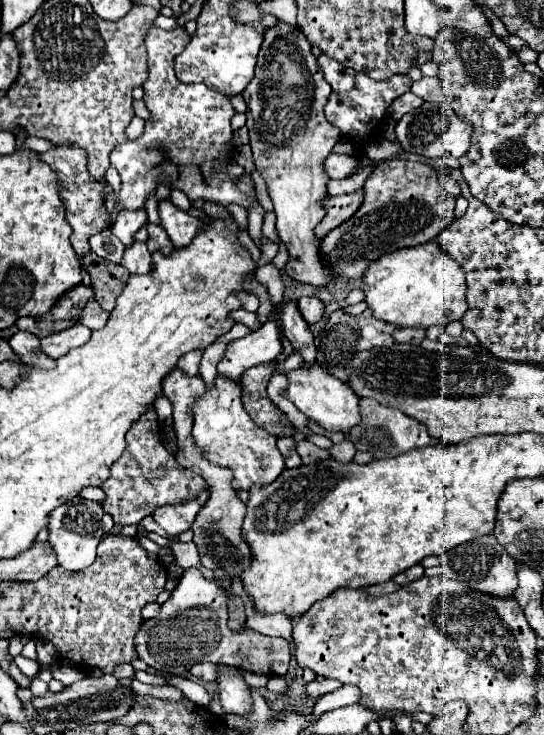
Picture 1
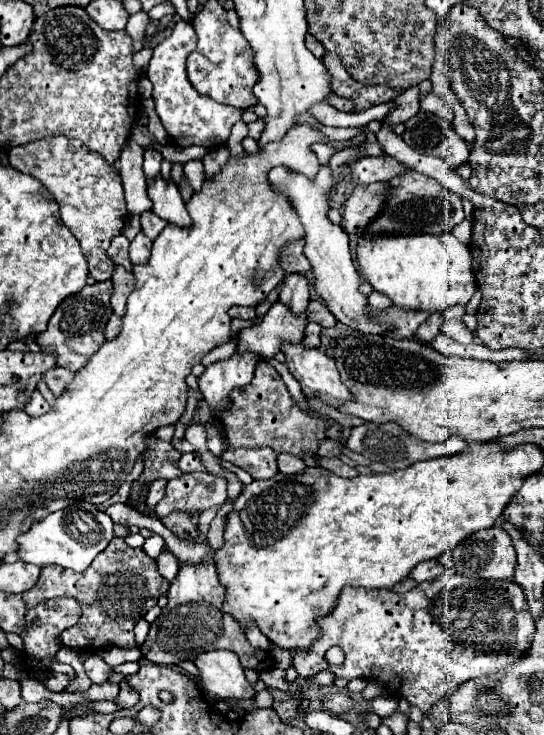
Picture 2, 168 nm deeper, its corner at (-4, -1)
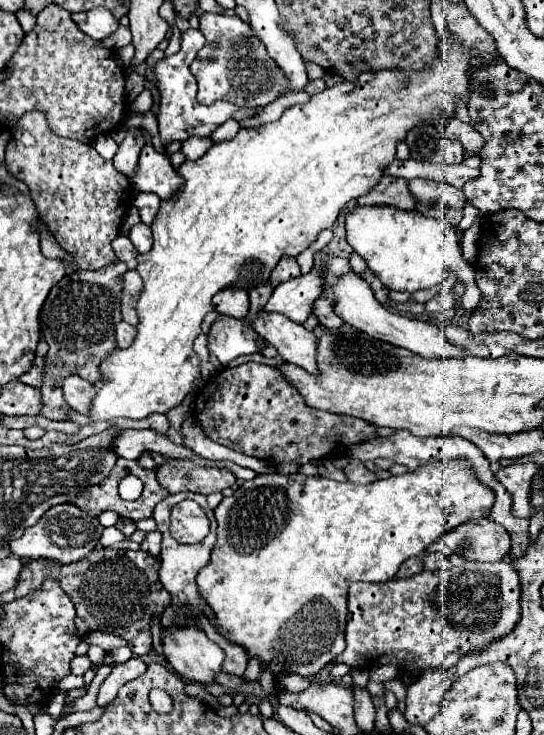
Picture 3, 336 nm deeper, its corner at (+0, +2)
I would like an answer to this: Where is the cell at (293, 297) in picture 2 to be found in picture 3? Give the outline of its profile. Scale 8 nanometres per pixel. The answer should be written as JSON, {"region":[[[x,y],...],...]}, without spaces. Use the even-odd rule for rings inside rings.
{"region":[[[282,257],[280,263],[274,267],[274,271],[270,273],[270,283],[276,287],[280,285],[282,281],[288,281],[288,279],[294,279],[294,277],[300,277],[300,265],[296,263],[294,257]]]}

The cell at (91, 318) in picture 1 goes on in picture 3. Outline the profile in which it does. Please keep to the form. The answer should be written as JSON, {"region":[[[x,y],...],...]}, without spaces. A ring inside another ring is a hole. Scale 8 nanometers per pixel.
{"region":[[[124,321],[118,323],[118,327],[116,327],[116,343],[118,343],[118,347],[128,347],[132,343],[134,335],[136,335],[136,329],[132,325],[128,325]]]}

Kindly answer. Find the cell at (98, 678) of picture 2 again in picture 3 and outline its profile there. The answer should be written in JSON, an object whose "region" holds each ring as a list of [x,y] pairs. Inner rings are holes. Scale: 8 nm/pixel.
{"region":[[[86,655],[72,659],[72,673],[74,675],[84,675],[90,667],[92,667],[92,663],[90,663],[90,659]]]}

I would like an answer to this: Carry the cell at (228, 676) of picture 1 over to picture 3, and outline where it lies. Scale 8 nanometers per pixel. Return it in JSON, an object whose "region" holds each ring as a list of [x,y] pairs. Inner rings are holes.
{"region":[[[168,629],[162,633],[164,655],[178,675],[200,685],[216,683],[226,653],[196,629]]]}

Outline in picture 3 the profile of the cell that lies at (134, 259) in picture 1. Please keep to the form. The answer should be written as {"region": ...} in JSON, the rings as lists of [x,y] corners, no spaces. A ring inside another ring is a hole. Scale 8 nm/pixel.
{"region":[[[136,223],[130,233],[128,233],[130,241],[134,243],[134,247],[138,249],[138,253],[148,253],[152,249],[152,231],[148,225],[144,223]]]}

